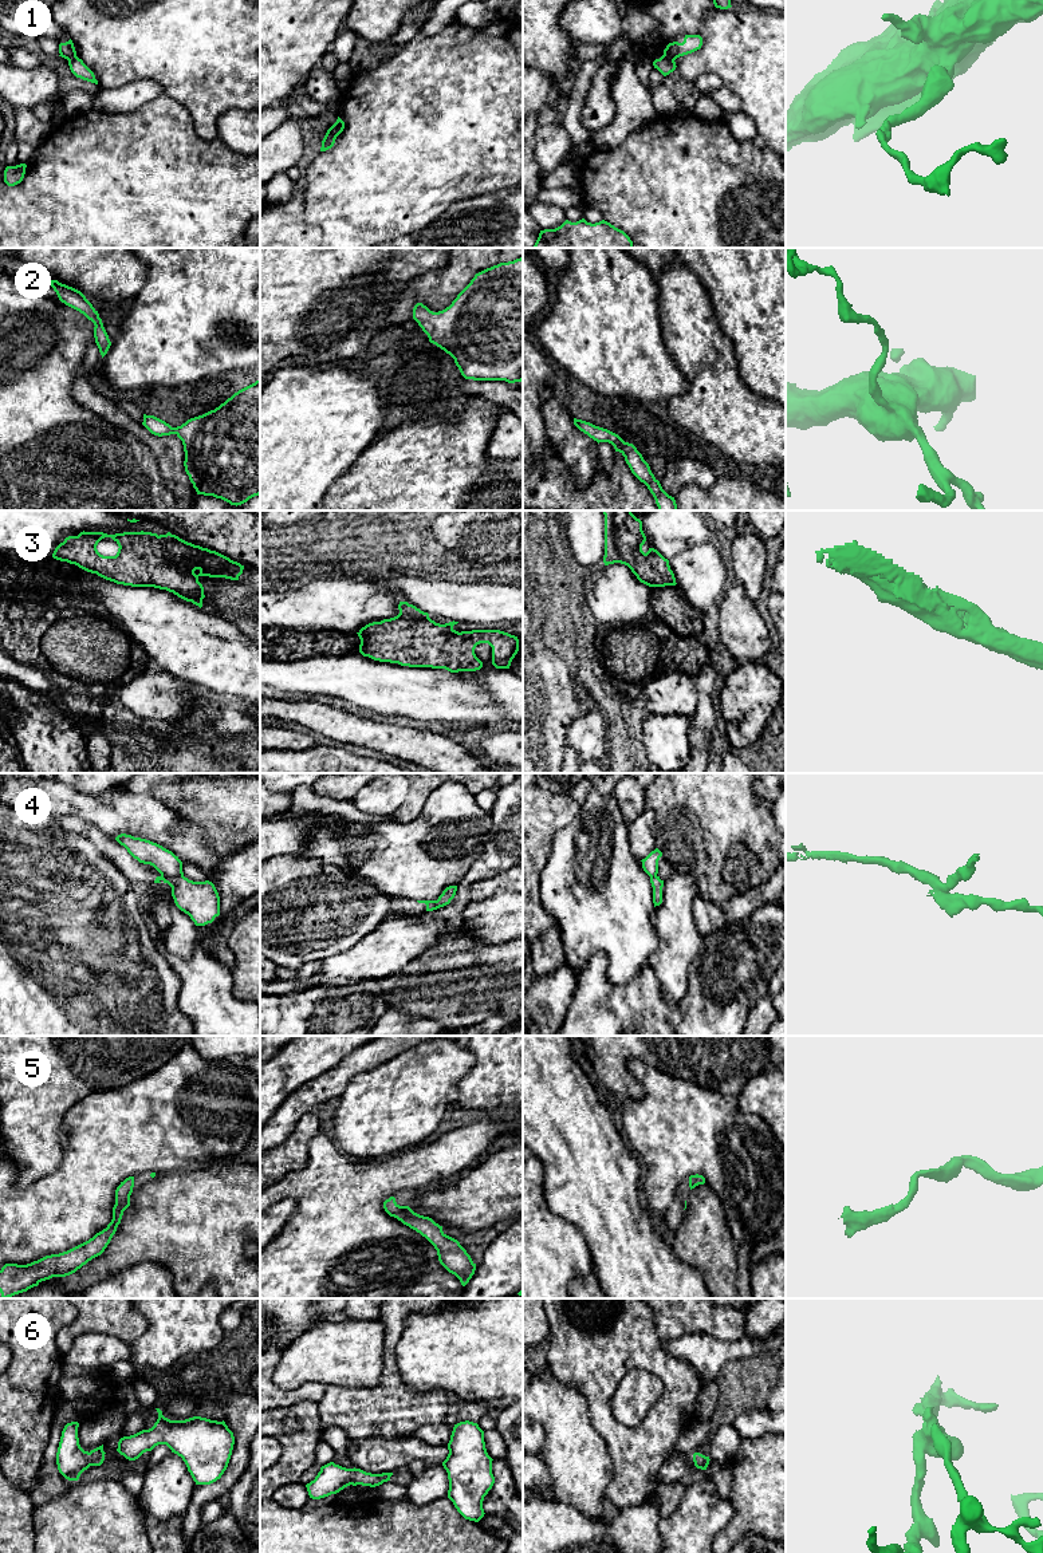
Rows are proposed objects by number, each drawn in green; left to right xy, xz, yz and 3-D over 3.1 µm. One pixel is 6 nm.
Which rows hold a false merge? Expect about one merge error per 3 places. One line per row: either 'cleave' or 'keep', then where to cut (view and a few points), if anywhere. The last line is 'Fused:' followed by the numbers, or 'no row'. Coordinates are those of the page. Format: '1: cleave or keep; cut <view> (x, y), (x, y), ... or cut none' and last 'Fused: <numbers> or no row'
1: cleave; cut yz (664, 54), (673, 60)
2: keep; cut none
3: keep; cut none
4: keep; cut none
5: keep; cut none
6: keep; cut none
Fused: 1

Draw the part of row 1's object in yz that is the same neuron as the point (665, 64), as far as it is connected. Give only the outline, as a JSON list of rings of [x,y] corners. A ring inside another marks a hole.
[[[662,55],[660,59],[656,59],[653,62],[654,68],[657,68],[664,76],[669,75],[670,72],[673,72],[676,70],[676,62],[666,56]]]

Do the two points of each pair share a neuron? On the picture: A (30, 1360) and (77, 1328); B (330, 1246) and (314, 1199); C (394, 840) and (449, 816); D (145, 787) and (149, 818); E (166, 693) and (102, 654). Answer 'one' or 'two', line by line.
A: two
B: one
C: one
D: two
E: two

